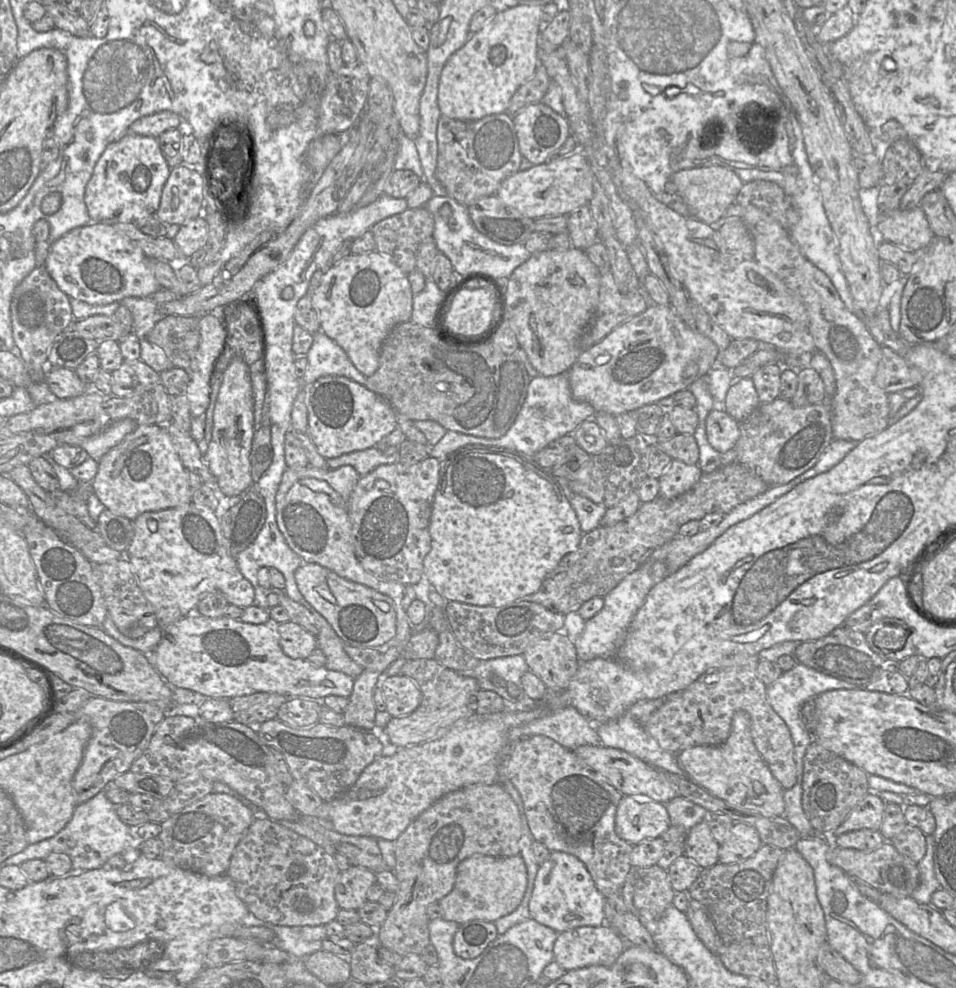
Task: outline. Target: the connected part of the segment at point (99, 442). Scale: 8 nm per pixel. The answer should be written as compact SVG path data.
M125 418L114 423L100 434L88 438L80 447L87 451L89 457L99 462L108 451L120 444L137 426L138 424L134 420Z

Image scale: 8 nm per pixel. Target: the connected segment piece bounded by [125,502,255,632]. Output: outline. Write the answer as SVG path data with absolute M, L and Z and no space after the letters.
M189 502L175 508L144 512L133 520L133 526L134 537L125 556L131 563L137 584L154 607L157 624L162 632L192 609L196 609L202 596L212 590L220 590L229 604L242 608L253 605L254 588L242 575L236 558L228 553L219 519L210 508Z

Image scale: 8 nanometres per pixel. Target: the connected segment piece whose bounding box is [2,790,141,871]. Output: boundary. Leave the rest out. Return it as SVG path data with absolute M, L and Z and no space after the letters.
M105 790L100 791L88 801L76 805L72 818L66 826L51 838L34 844L28 844L21 852L2 862L2 868L8 865L21 865L30 859L43 859L51 853L65 853L72 861L72 869L92 870L101 868L112 856L120 855L133 845L139 845L141 840L132 834L132 829L117 815L116 805L106 797Z

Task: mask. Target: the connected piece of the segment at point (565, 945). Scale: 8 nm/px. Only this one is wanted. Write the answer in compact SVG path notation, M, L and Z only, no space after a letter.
M610 925L582 926L558 933L553 947L554 961L564 970L588 966L611 966L627 946Z

